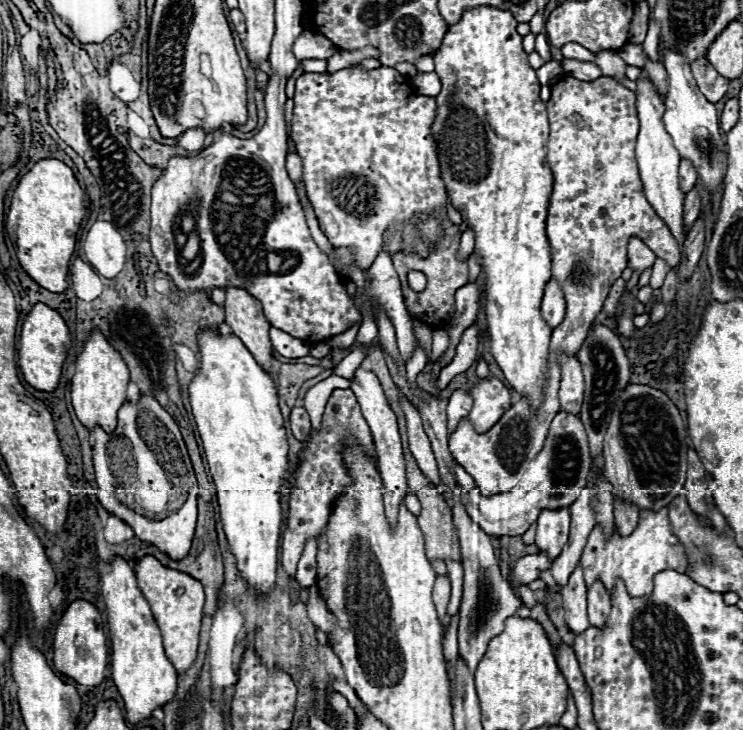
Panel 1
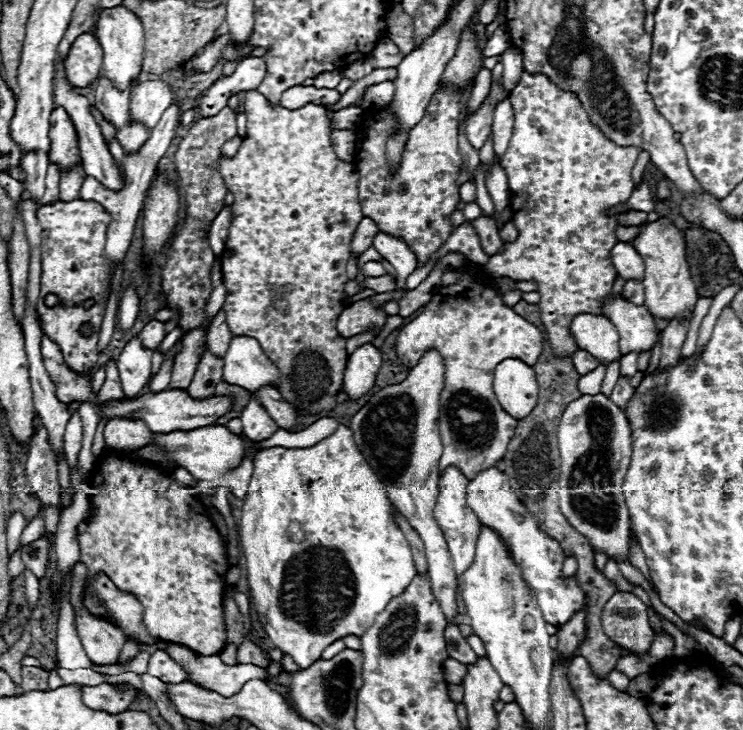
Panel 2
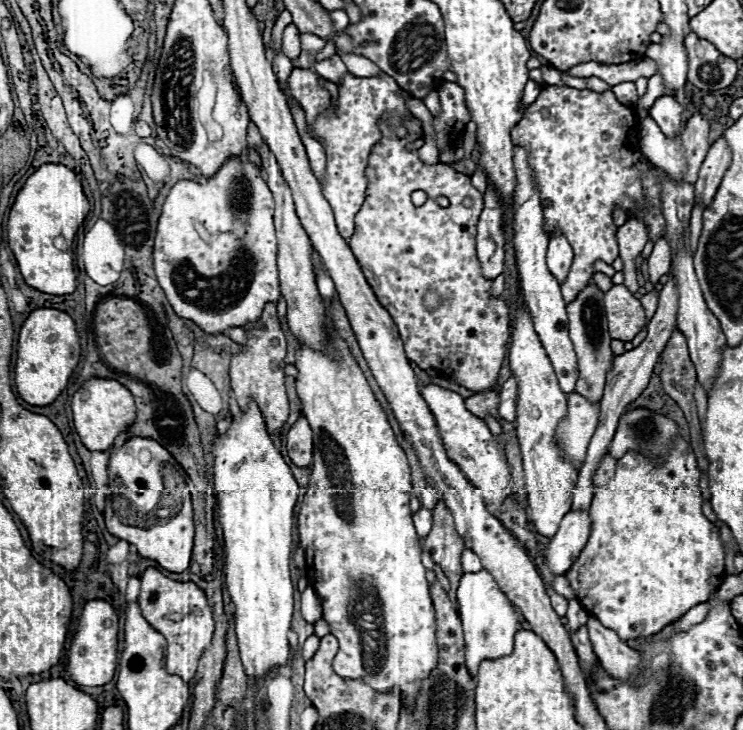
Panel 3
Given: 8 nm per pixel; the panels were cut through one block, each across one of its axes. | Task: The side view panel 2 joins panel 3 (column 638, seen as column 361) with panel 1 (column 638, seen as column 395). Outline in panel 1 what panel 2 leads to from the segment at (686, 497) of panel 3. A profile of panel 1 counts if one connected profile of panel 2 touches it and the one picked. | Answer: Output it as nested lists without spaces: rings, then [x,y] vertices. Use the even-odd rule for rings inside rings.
[[[664,506],[660,510],[640,510],[638,526],[634,528],[634,532],[630,536],[620,536],[616,528],[612,530],[610,536],[606,536],[604,530],[600,526],[596,526],[592,530],[592,534],[588,536],[586,548],[580,558],[580,566],[582,566],[588,588],[596,580],[600,580],[604,584],[606,592],[612,596],[616,580],[622,580],[626,586],[626,592],[632,598],[638,598],[638,596],[652,594],[652,588],[654,588],[652,580],[658,572],[664,572],[664,570],[684,572],[684,570],[688,570],[690,562],[684,554],[684,546],[676,538],[672,524],[668,520],[668,506]]]

